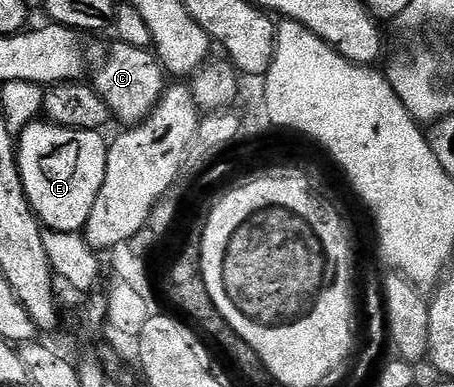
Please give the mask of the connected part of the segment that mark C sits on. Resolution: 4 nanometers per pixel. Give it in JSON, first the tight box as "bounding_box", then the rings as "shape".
{"bounding_box":[87,41,167,128],"shape":[[[112,41],[106,47],[88,48],[87,59],[91,64],[91,86],[109,106],[112,118],[118,119],[122,128],[140,127],[155,109],[167,86],[167,75],[152,50],[120,41]]]}

